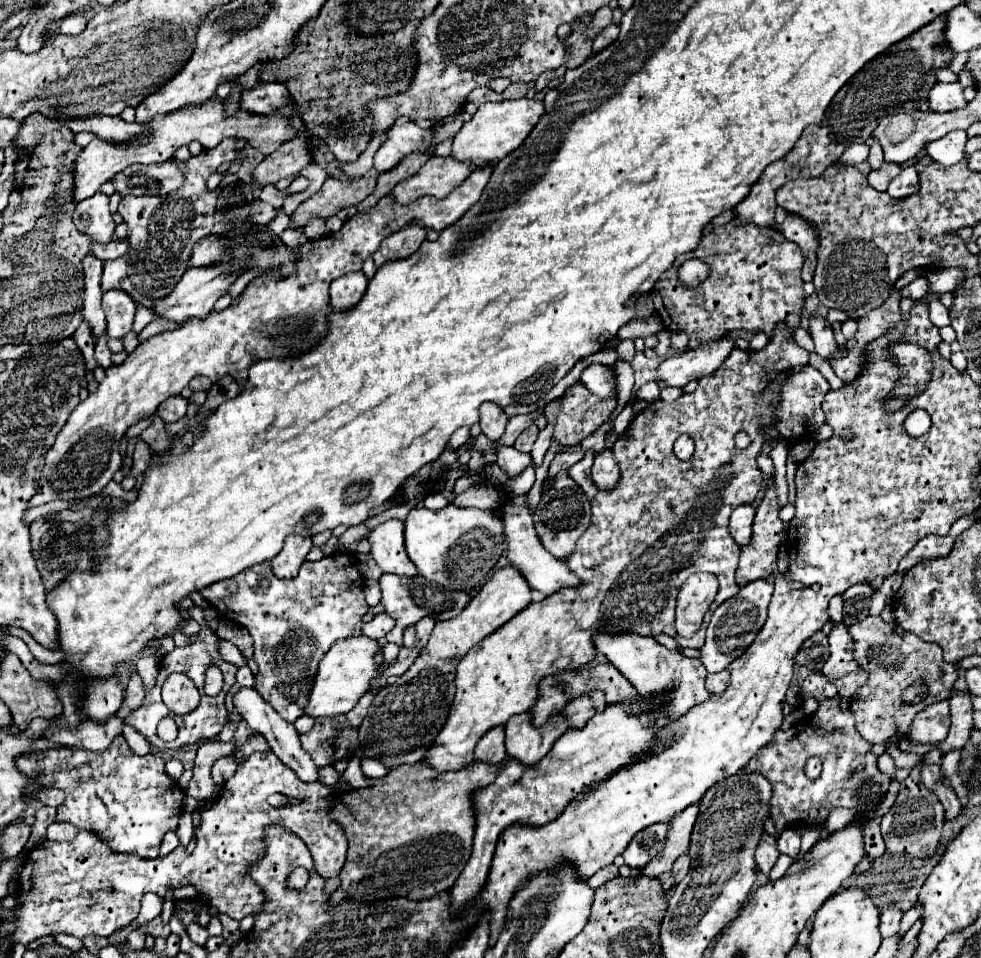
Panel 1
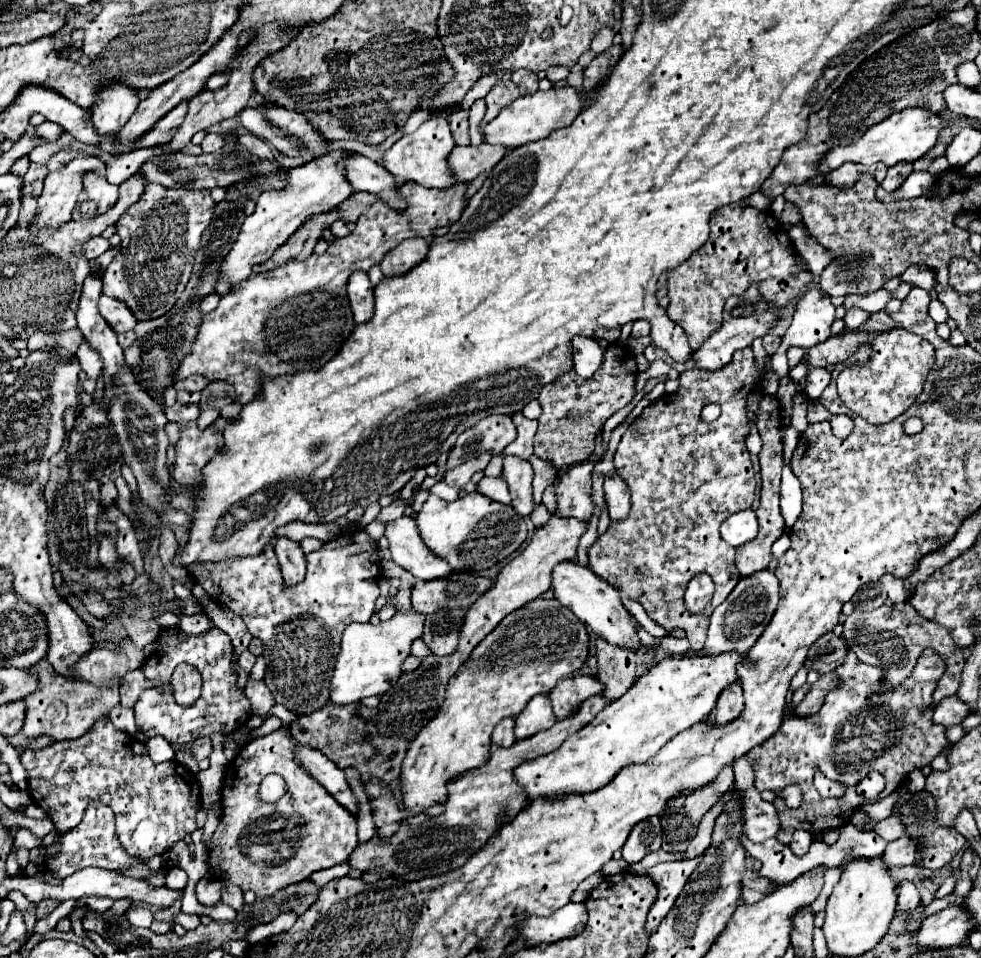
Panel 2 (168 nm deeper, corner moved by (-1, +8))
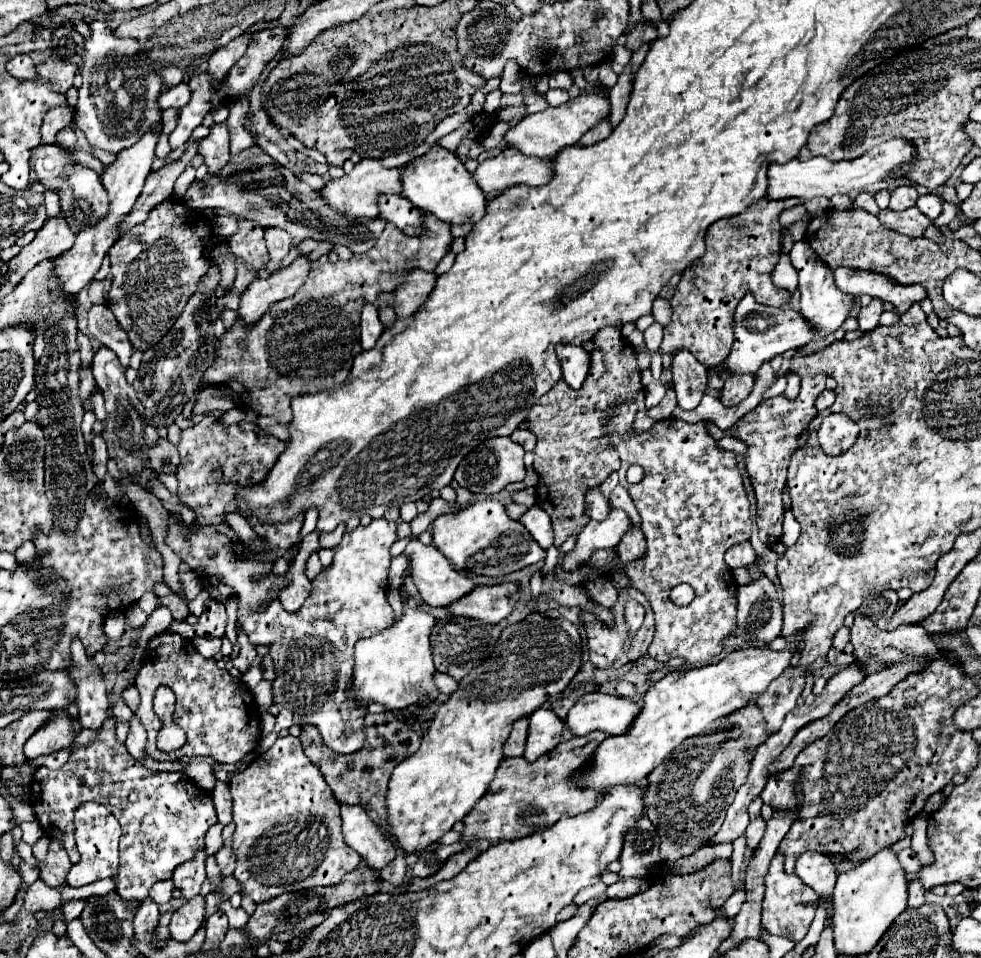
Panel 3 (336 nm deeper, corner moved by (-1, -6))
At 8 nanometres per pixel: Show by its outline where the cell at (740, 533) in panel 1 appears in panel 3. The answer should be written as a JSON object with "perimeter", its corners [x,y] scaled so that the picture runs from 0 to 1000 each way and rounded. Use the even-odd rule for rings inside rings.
{"perimeter":[[[765,566],[760,568],[750,568],[748,572],[744,572],[744,576],[740,576],[740,589],[744,595],[750,595],[750,593],[760,593],[765,589],[771,587],[771,576],[767,572]]]}

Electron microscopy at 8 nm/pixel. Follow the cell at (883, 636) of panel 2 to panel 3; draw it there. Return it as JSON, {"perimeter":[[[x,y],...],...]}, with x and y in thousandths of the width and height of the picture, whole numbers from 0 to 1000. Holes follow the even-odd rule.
{"perimeter":[[[873,641],[866,660],[869,660],[869,672],[871,672],[871,687],[877,693],[885,693],[889,697],[893,697],[897,693],[903,693],[903,695],[915,693],[915,691],[924,689],[924,685],[936,685],[938,689],[942,685],[952,685],[952,687],[966,685],[966,687],[975,687],[972,681],[960,683],[940,653],[919,653],[919,656],[915,656],[911,660],[905,660],[905,658],[897,658],[885,643]]]}

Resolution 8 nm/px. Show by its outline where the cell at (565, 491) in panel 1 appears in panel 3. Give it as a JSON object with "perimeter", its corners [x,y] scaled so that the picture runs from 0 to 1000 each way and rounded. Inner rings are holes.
{"perimeter":[[[603,509],[597,516],[597,537],[603,543],[616,543],[622,537],[622,524],[614,518],[612,509]]]}

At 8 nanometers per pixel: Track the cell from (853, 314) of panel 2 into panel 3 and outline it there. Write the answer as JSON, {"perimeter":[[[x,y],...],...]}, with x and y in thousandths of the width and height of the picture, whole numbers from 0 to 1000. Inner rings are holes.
{"perimeter":[[[889,311],[889,315],[877,324],[877,330],[875,330],[877,344],[879,347],[891,344],[895,340],[895,332],[897,332],[899,326],[901,326],[901,313],[899,311]]]}

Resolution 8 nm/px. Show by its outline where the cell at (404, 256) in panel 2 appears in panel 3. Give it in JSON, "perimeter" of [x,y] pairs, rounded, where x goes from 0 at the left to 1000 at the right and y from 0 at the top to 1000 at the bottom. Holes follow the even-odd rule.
{"perimeter":[[[422,282],[418,288],[414,288],[414,294],[406,305],[402,305],[402,324],[406,332],[420,330],[432,313],[438,309],[438,303],[442,303],[444,288],[442,284],[430,284]]]}

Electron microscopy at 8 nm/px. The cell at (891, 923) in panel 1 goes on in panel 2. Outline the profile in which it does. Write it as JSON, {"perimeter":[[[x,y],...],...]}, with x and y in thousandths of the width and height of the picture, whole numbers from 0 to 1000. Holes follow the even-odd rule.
{"perimeter":[[[928,921],[919,923],[915,927],[915,948],[913,948],[913,954],[926,954],[932,948],[936,948],[936,944],[938,944],[938,933],[932,927],[932,923],[928,923]]]}

